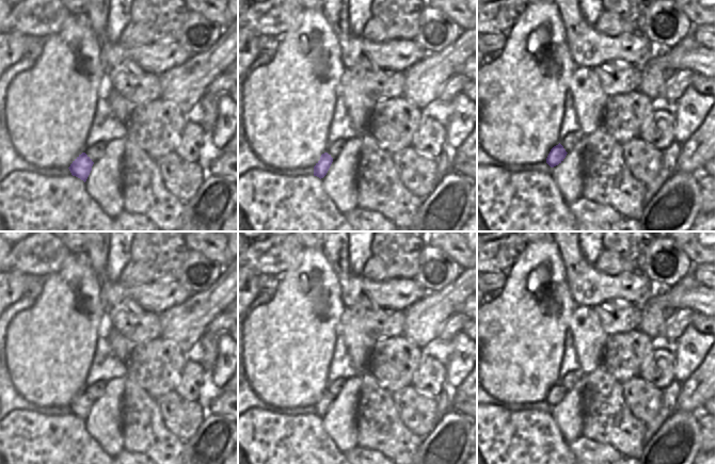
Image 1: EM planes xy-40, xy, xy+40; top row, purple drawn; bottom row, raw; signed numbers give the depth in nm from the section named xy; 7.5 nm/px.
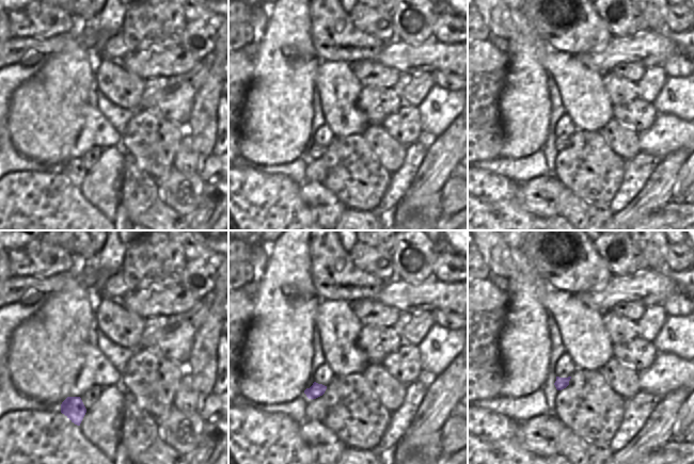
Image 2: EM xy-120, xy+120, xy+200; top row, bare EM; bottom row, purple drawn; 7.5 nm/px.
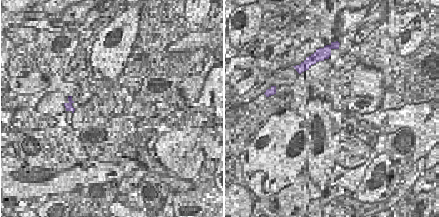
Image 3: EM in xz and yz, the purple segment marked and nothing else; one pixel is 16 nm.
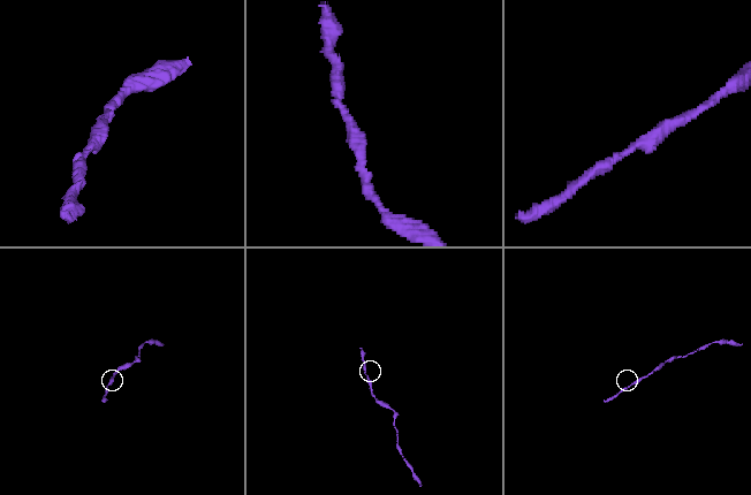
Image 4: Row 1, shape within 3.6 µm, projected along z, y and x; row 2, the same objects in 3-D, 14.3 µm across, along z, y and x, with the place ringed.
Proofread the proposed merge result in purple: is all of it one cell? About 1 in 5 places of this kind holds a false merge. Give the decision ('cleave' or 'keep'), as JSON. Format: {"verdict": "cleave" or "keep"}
{"verdict": "keep"}

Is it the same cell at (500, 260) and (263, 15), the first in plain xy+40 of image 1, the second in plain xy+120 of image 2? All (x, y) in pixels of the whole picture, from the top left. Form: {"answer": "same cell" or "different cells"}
{"answer": "different cells"}

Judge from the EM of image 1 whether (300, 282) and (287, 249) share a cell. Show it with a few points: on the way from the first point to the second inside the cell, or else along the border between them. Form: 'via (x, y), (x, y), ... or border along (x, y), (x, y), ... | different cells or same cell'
border along (305, 249), (300, 264), (295, 269), (271, 274) | different cells

